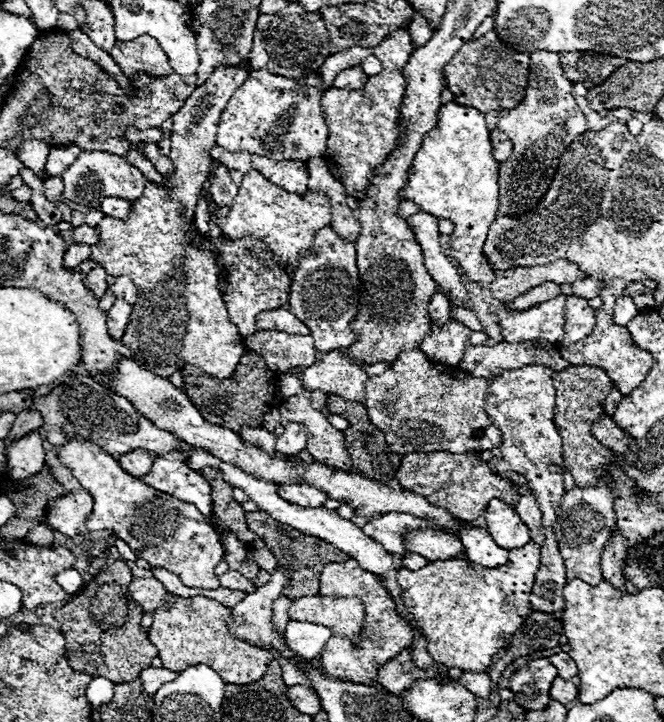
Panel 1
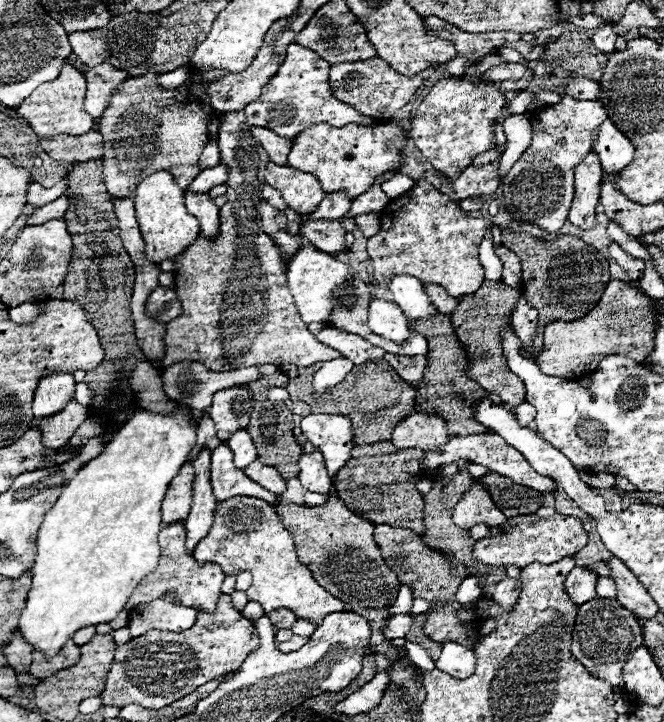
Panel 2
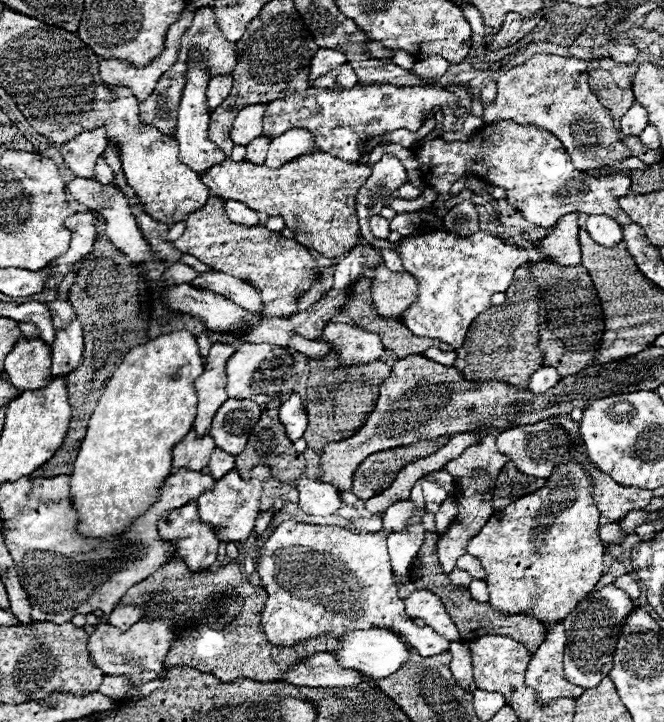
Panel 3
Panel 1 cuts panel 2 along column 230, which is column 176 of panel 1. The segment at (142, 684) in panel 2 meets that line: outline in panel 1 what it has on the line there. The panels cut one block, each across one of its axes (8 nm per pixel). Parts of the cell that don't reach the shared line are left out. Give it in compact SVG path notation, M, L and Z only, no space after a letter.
M154 576L134 578L128 590L144 612L156 612L148 638L156 646L164 668L182 672L186 666L190 666L190 662L206 662L206 666L216 670L226 684L250 684L264 676L272 654L236 638L230 632L226 622L232 620L232 610L228 606L206 596L194 596L178 598L172 608L164 608L166 588Z

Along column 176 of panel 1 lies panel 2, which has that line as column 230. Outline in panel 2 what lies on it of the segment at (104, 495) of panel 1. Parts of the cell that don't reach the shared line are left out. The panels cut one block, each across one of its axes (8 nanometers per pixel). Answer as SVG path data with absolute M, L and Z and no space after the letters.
M234 496L226 502L218 502L214 514L216 520L212 524L212 530L196 546L194 558L202 564L216 562L218 566L222 566L226 576L238 576L240 572L248 570L252 574L252 584L246 590L249 601L260 602L266 612L288 608L298 618L304 618L316 626L322 624L322 618L326 618L326 614L344 610L344 602L318 586L310 570L298 560L294 540L278 520L274 506L260 498Z

